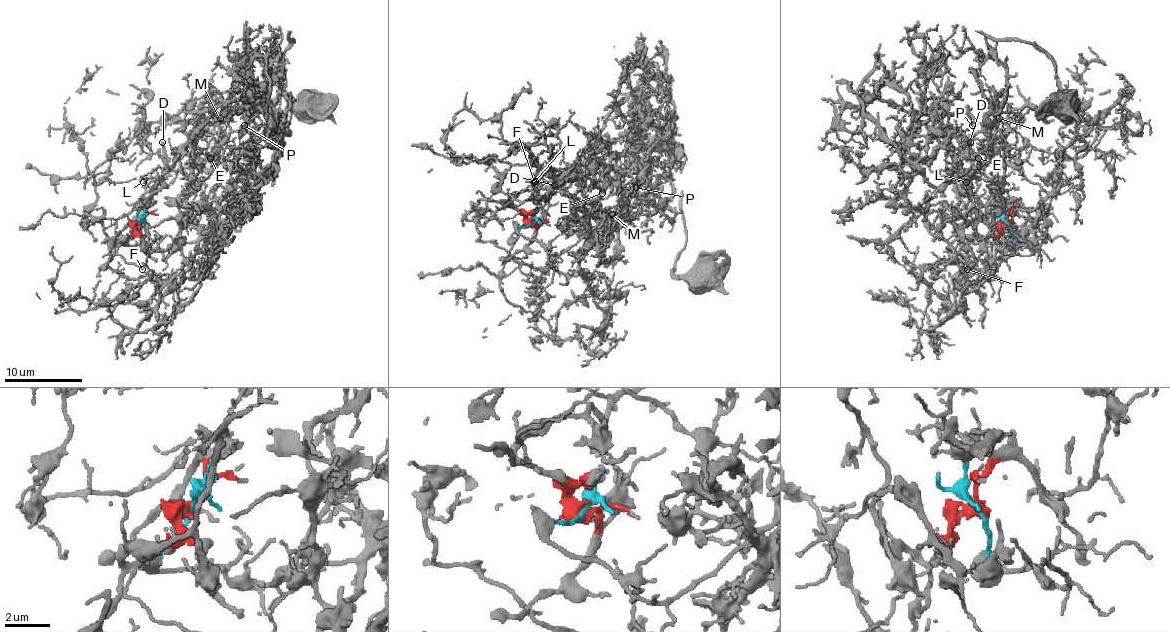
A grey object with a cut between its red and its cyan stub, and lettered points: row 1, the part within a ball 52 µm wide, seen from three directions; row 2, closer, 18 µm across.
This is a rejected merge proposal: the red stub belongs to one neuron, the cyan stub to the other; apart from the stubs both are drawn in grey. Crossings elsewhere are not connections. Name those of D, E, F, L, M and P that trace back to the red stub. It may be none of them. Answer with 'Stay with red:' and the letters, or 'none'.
Stay with red: D, E, F, L, M, P

